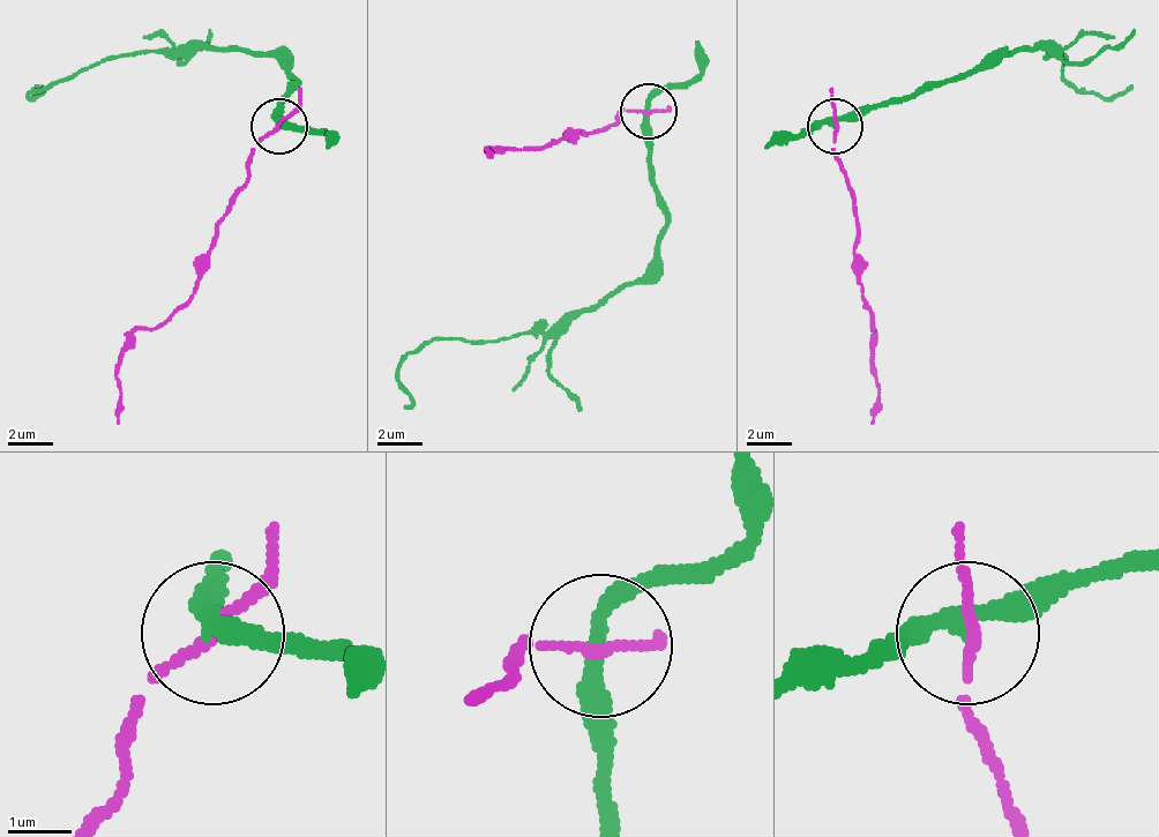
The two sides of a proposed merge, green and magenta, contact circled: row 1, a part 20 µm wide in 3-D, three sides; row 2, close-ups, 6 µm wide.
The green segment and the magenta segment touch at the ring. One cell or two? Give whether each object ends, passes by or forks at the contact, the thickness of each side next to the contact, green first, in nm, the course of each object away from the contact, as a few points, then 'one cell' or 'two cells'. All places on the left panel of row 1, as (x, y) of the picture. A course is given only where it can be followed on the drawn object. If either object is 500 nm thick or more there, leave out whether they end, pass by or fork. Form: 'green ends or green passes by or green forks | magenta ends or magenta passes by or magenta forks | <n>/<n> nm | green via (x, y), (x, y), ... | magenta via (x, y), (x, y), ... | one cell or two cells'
green passes by | magenta passes by | 280/160 nm | green via (281, 127), (281, 105), (297, 83), (269, 54), (158, 50), (109, 54), (30, 99), (42, 94), (36, 83) | magenta via (281, 127), (253, 149), (197, 289), (164, 322), (141, 327), (119, 360), (119, 421) | two cells

